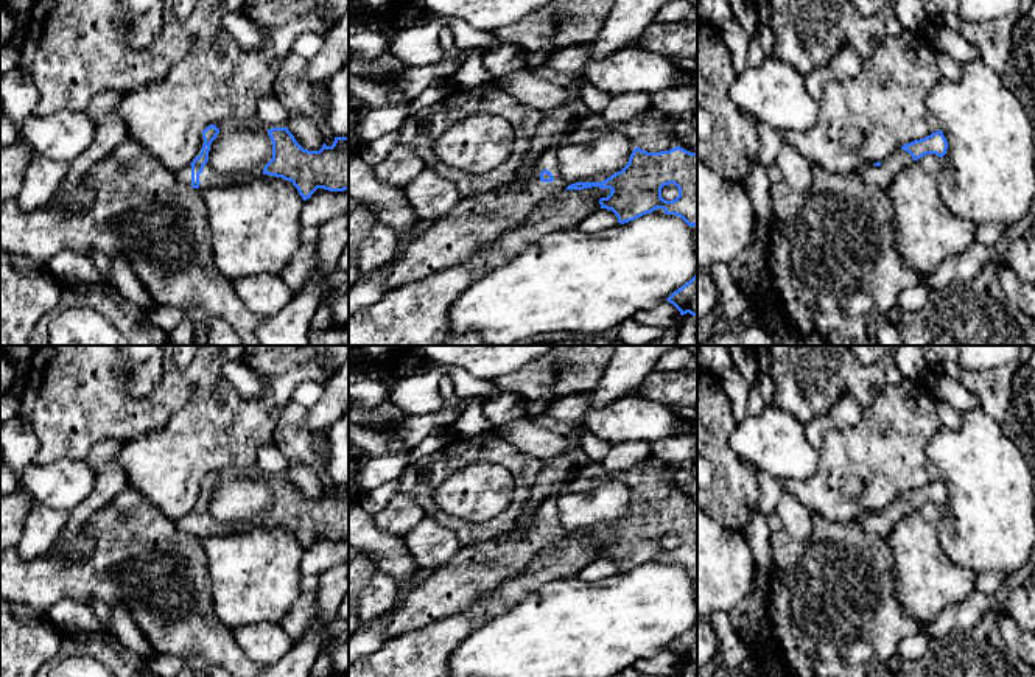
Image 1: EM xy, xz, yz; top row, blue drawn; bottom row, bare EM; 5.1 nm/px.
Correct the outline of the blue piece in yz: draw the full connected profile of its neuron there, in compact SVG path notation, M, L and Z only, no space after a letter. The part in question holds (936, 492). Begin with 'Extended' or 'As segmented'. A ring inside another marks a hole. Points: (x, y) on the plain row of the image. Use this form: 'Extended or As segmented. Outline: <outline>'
Extended. Outline: M939 478L931 484L903 493L890 506L878 512L864 512L854 521L870 535L887 538L896 523L914 509L926 503L943 506L948 498L948 490Z

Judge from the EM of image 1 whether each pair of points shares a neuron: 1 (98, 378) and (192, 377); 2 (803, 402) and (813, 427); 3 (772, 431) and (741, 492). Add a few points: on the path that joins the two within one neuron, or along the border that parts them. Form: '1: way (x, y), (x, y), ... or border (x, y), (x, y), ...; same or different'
1: way (122, 402), (125, 405), (159, 405), (168, 396); same
2: border (841, 397), (827, 413), (816, 416), (803, 425); different
3: border (733, 425), (729, 434), (729, 448), (741, 461); different

